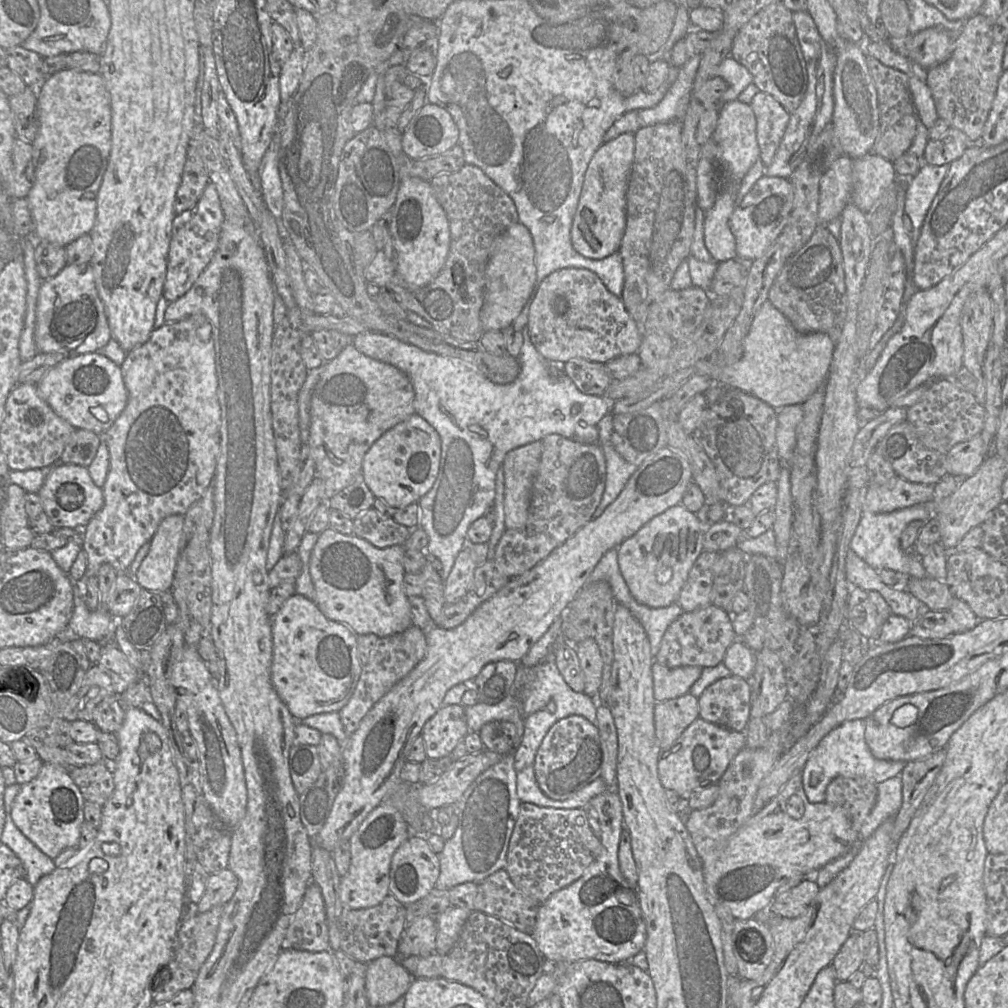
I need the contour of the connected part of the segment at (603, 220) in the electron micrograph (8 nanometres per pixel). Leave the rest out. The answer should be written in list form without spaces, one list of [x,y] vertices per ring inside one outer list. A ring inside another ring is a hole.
[[[623,133],[602,143],[588,164],[571,227],[572,246],[585,257],[603,259],[619,250],[626,228],[626,193],[634,150],[634,134]]]

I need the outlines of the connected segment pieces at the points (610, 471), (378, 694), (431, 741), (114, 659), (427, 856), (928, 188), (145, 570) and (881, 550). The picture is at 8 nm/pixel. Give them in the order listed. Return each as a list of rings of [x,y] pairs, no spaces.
[[[611,443],[600,445],[606,460],[606,482],[601,502],[592,518],[601,516],[605,509],[616,500],[637,469],[637,466],[626,461]]]
[[[410,626],[403,632],[379,638],[369,662],[361,674],[352,696],[339,711],[340,720],[348,735],[358,728],[363,717],[390,689],[404,678],[426,655],[426,630]]]
[[[462,704],[442,706],[426,721],[420,733],[424,739],[426,756],[439,759],[450,755],[469,732]]]
[[[112,641],[104,642],[97,663],[107,669],[112,679],[115,696],[120,696],[128,687],[139,680],[138,672],[131,666],[124,653]]]
[[[410,834],[394,852],[389,871],[389,893],[400,903],[408,906],[435,888],[440,873],[439,856],[428,844],[426,835]]]
[[[923,162],[917,174],[904,183],[906,189],[905,213],[911,220],[910,238],[915,243],[920,235],[926,213],[949,170],[949,165],[932,165]]]
[[[175,514],[159,524],[150,540],[149,551],[134,575],[143,589],[158,593],[171,589],[181,552],[183,523],[184,516]]]
[[[916,505],[890,513],[863,513],[855,534],[850,543],[850,550],[855,552],[872,568],[892,570],[902,576],[923,579],[929,577],[921,563],[921,557],[911,550],[903,550],[900,545],[900,536],[903,530],[913,521],[926,521],[935,513],[929,506]]]

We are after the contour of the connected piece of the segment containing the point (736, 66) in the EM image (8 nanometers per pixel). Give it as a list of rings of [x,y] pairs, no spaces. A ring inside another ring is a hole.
[[[731,55],[725,57],[712,71],[712,77],[715,76],[722,77],[728,83],[728,89],[721,97],[722,104],[737,100],[740,93],[753,83],[749,70]]]

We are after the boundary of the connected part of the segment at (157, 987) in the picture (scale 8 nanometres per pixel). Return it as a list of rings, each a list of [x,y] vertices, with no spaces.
[[[172,958],[153,979],[151,990],[154,1003],[170,1000],[180,991],[192,989],[196,978],[196,971],[182,966]]]

